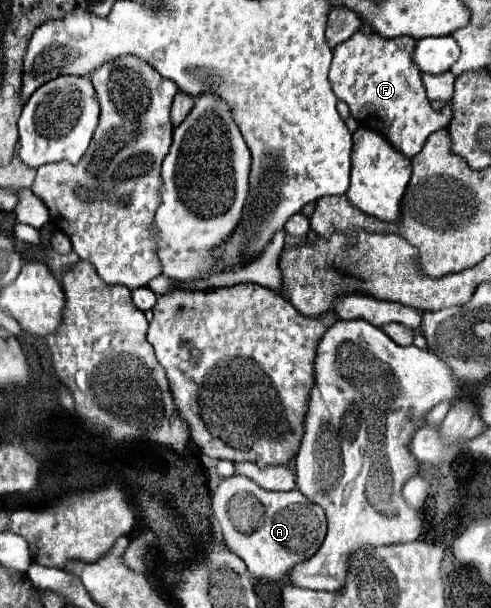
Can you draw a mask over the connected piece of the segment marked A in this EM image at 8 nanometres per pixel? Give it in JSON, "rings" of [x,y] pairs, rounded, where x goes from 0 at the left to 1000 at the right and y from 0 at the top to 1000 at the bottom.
{"rings":[[[468,783],[452,789],[452,796],[444,799],[432,819],[432,842],[456,882],[456,895],[468,901],[468,908],[477,908],[501,928],[513,951],[538,954],[538,957],[566,957],[566,961],[578,957],[607,928],[623,924],[648,908],[664,882],[664,849],[652,832],[635,829],[607,806],[546,809],[497,783]]]}

